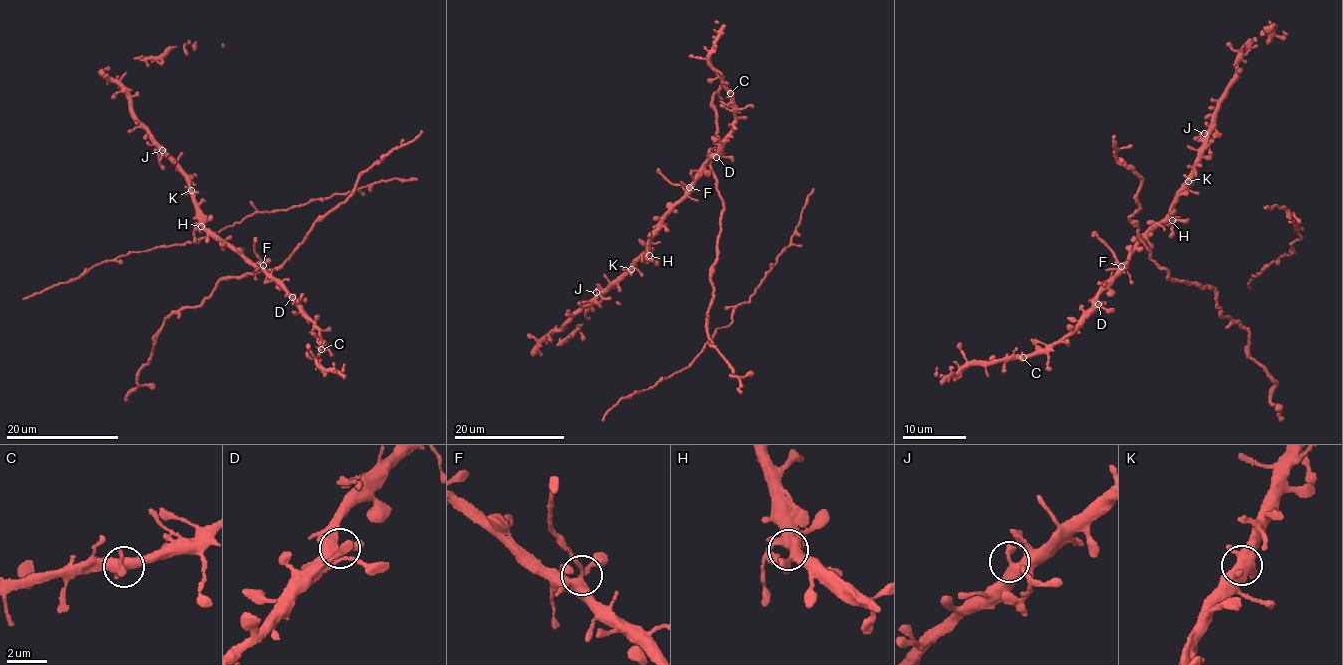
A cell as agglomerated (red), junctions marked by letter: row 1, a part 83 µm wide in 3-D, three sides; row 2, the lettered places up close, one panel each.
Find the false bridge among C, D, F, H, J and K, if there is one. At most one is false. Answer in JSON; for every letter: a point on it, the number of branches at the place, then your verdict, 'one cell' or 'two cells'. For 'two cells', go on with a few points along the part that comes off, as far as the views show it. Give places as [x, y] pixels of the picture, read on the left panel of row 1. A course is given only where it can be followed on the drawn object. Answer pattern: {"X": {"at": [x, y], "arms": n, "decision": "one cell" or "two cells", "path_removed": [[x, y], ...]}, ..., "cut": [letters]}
{"C": {"at": [321, 349], "arms": 3, "decision": "one cell"}, "D": {"at": [292, 297], "arms": 4, "decision": "one cell"}, "F": {"at": [263, 265], "arms": 6, "decision": "two cells", "path_removed": [[263, 265], [255, 252], [257, 237]]}, "H": {"at": [201, 226], "arms": 5, "decision": "one cell"}, "J": {"at": [162, 150], "arms": 3, "decision": "one cell"}, "K": {"at": [191, 190], "arms": 5, "decision": "one cell"}, "cut": ["F"]}

